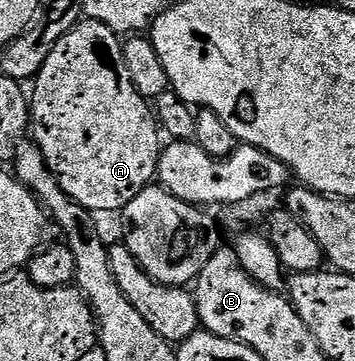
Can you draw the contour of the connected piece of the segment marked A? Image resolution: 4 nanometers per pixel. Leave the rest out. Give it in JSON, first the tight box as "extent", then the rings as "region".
{"extent":[29,18,164,211],"region":[[[91,18],[77,22],[56,44],[56,48],[52,48],[52,52],[48,52],[48,60],[44,60],[37,78],[33,79],[34,94],[32,90],[29,95],[33,145],[37,146],[39,152],[44,156],[44,160],[48,164],[48,168],[56,176],[60,188],[64,188],[64,192],[73,202],[80,204],[88,211],[96,209],[123,211],[125,206],[142,189],[155,181],[158,172],[158,157],[162,155],[164,149],[164,138],[160,133],[160,125],[155,111],[152,109],[151,103],[142,98],[140,92],[136,92],[136,88],[132,84],[132,76],[128,76],[128,64],[124,60],[124,52],[122,51],[123,45],[123,39],[115,34],[112,28],[108,28],[108,24],[100,24]]]}

